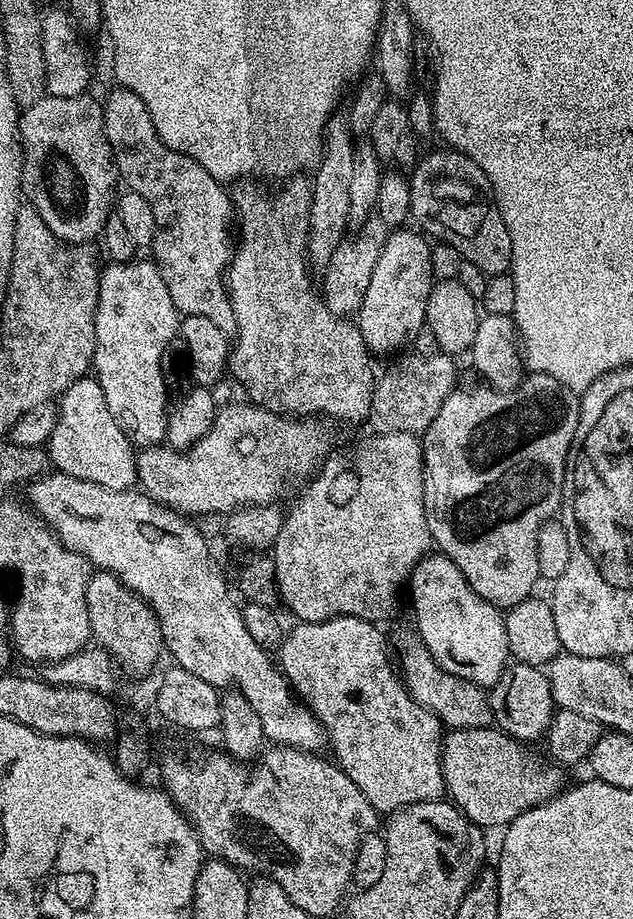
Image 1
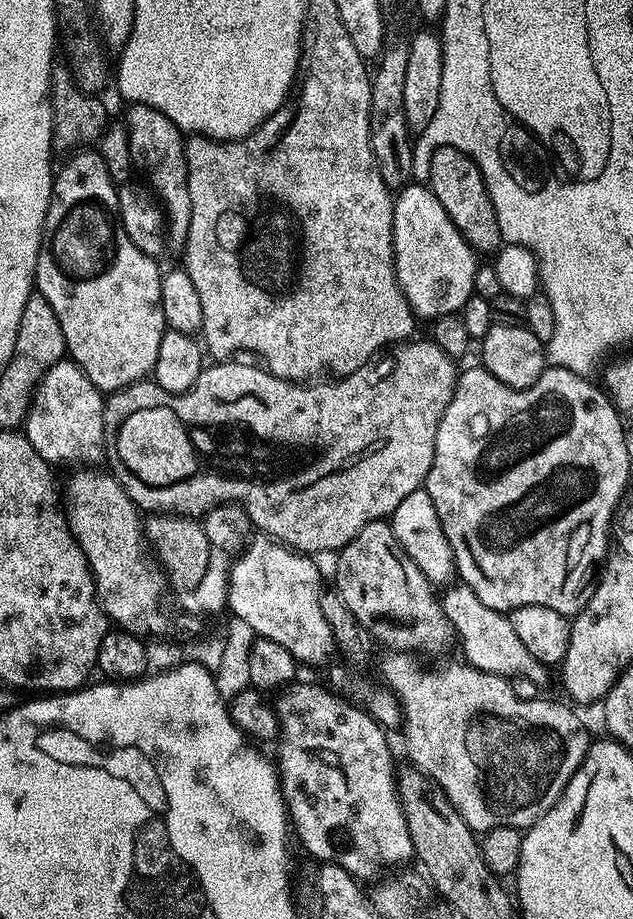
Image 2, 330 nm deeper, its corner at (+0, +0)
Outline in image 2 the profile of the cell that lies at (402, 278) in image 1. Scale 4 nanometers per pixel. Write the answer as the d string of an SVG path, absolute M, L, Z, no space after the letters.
M409 182L395 193L392 201L392 253L396 263L398 286L417 317L425 316L428 322L439 316L450 316L459 313L473 293L474 276L478 267L477 253L462 238L458 226L450 222L450 214L442 210L442 202L434 198L432 189L424 182Z

